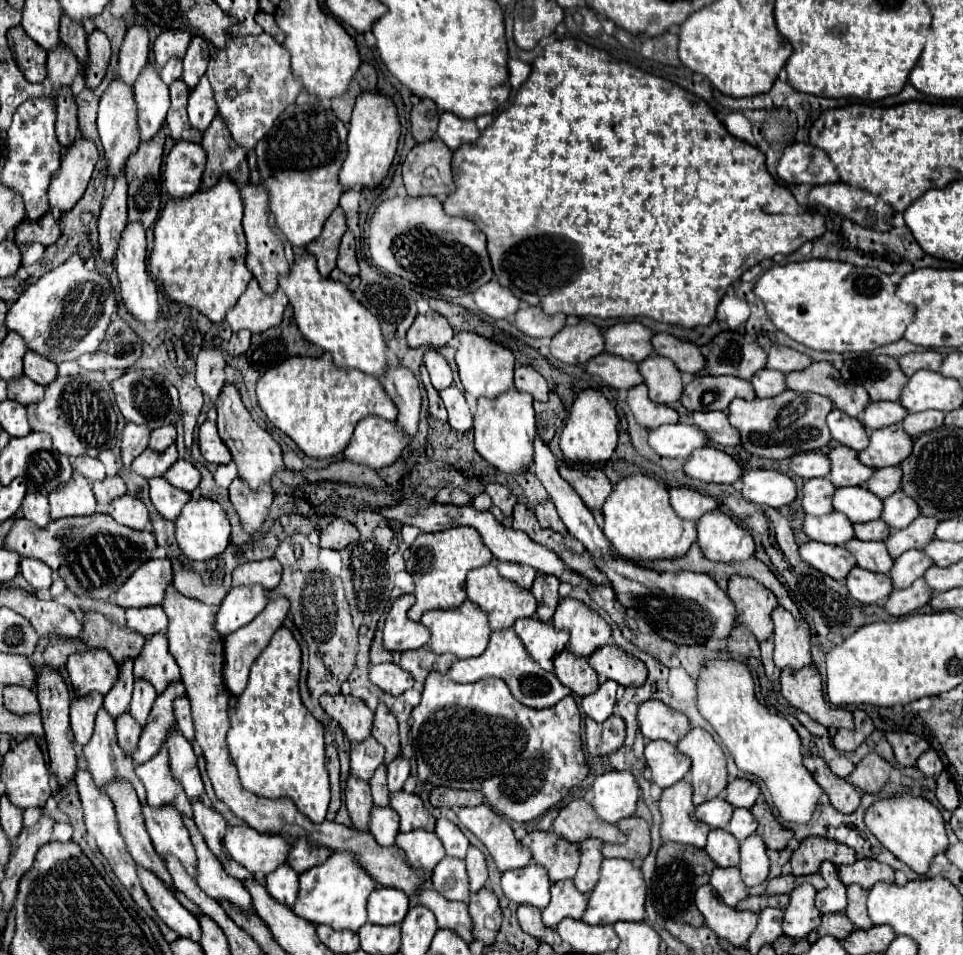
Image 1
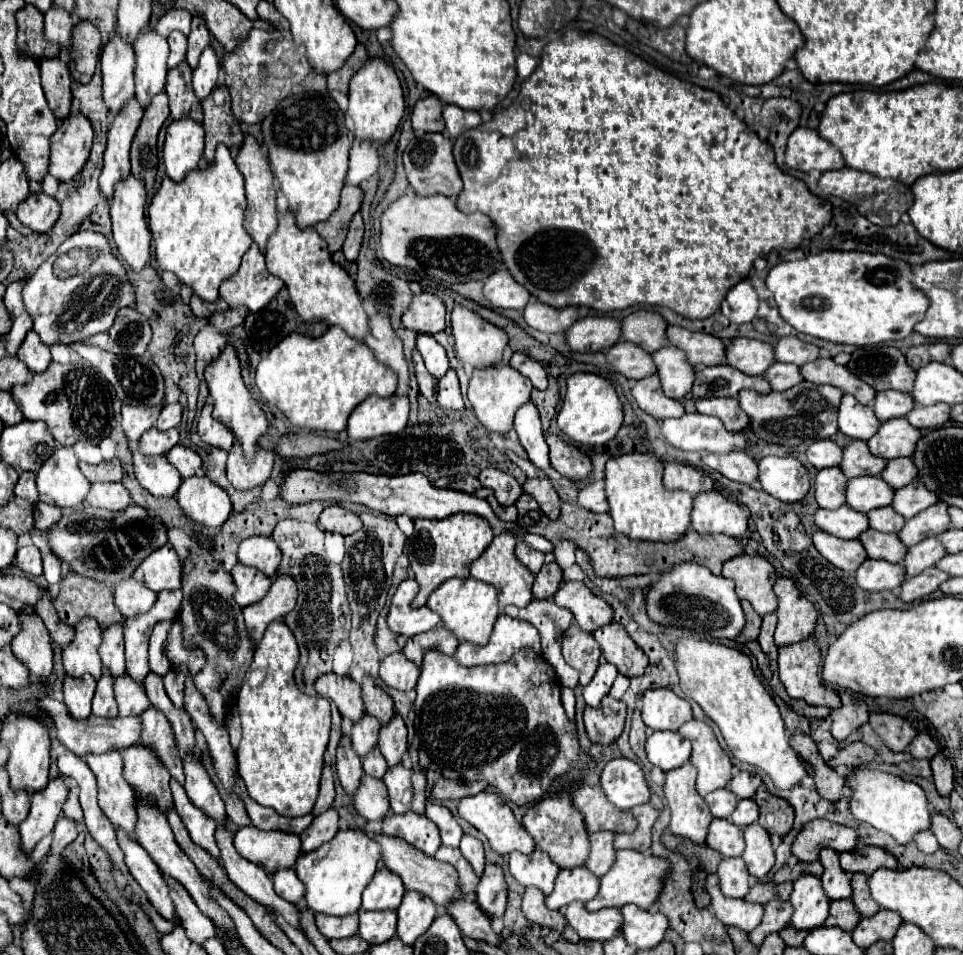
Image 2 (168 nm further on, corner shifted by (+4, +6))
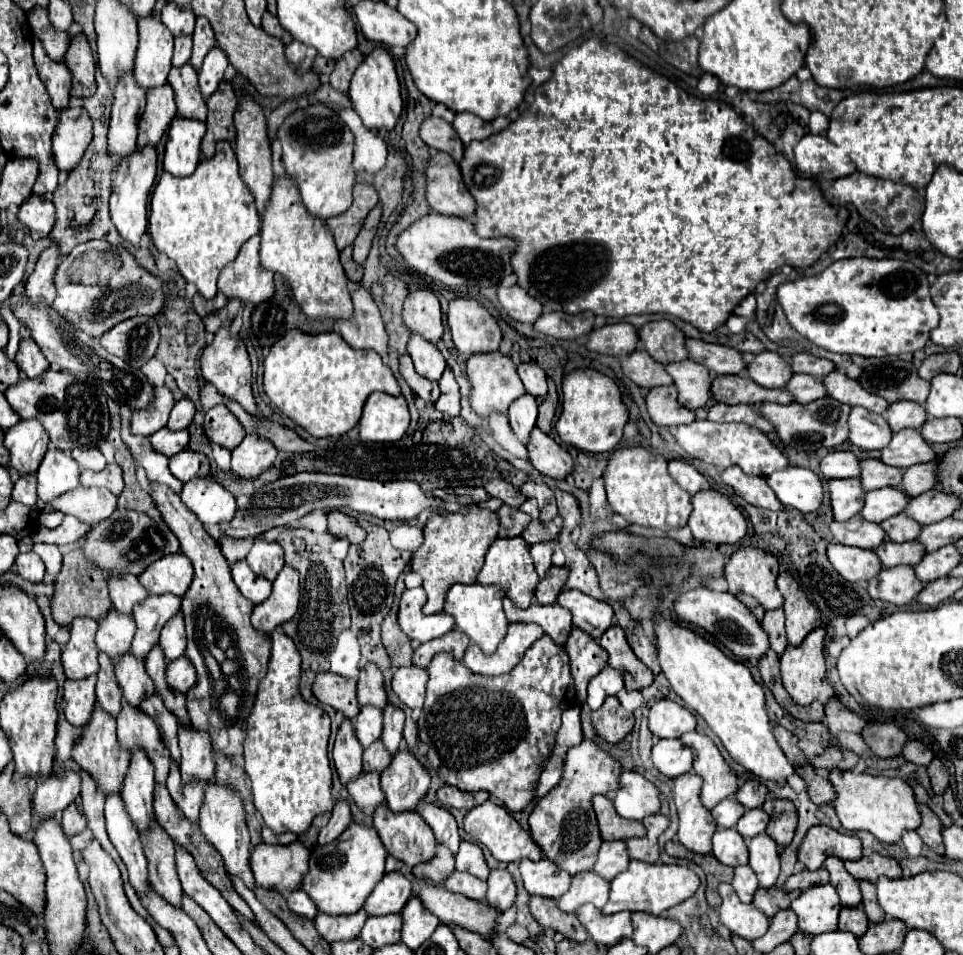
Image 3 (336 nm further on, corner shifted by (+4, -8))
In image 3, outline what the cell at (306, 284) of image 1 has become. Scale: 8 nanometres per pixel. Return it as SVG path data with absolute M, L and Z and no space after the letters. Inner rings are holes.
M288 174L274 178L270 200L260 214L260 260L262 266L288 278L294 298L306 316L352 318L352 298L346 288L346 274L340 264L340 252L324 220L308 214L296 180Z

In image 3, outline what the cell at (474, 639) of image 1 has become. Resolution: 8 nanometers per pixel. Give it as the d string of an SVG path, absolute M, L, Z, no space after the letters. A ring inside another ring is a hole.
M454 584L450 590L448 590L448 596L446 596L446 604L444 604L444 612L452 614L456 618L456 626L468 634L468 638L478 644L484 654L492 654L498 644L504 640L504 634L508 630L508 618L502 610L502 598L504 598L504 590L496 584L492 586L484 586L484 584Z

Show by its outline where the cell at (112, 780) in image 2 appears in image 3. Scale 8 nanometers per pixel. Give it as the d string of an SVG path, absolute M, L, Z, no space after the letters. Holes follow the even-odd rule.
M96 706L92 712L92 722L84 726L80 734L80 746L72 746L72 760L98 780L100 790L112 794L120 792L124 786L124 776L130 762L130 754L126 752L128 750L120 750L120 742L116 742L116 718L112 718L112 714L104 714L104 710Z

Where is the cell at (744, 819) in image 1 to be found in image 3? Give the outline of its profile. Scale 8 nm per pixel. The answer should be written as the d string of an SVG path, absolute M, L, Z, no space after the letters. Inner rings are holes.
M754 808L754 810L746 810L742 814L742 818L736 824L736 830L744 836L744 838L754 838L756 834L762 834L768 826L768 814L764 814L762 808Z

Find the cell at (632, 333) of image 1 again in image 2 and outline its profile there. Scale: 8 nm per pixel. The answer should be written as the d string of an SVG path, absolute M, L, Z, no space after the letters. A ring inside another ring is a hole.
M638 310L622 320L622 340L644 348L648 354L664 348L666 322L648 310Z

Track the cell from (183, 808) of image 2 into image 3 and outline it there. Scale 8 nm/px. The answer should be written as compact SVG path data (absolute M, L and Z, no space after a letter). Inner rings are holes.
M170 762L170 774L166 780L166 788L170 796L174 798L176 806L186 814L186 818L190 818L192 822L198 822L202 800L204 800L204 788L200 786L200 782L190 782L188 786L184 786L180 778L180 768L176 766L176 762Z

